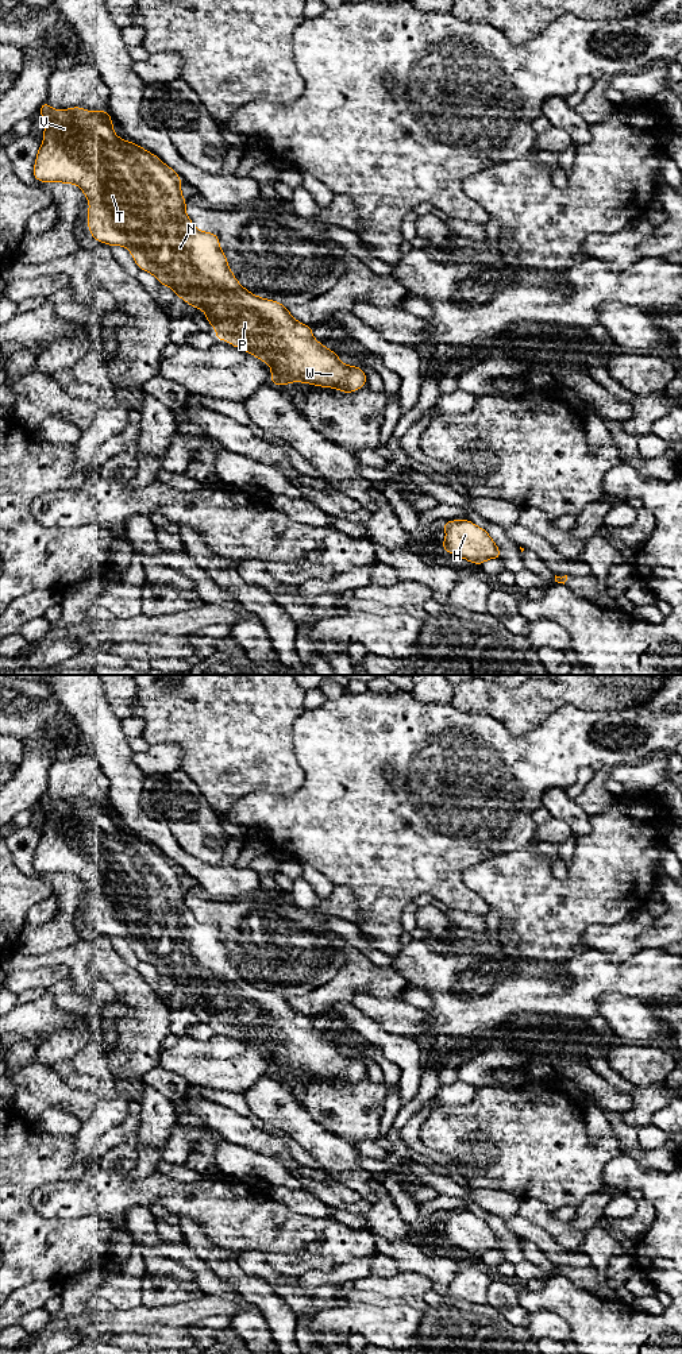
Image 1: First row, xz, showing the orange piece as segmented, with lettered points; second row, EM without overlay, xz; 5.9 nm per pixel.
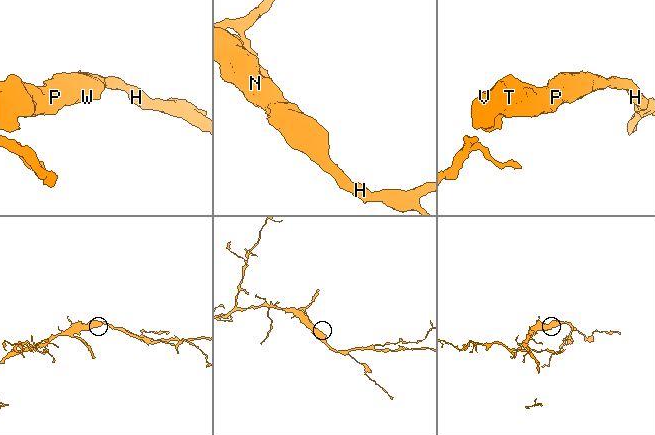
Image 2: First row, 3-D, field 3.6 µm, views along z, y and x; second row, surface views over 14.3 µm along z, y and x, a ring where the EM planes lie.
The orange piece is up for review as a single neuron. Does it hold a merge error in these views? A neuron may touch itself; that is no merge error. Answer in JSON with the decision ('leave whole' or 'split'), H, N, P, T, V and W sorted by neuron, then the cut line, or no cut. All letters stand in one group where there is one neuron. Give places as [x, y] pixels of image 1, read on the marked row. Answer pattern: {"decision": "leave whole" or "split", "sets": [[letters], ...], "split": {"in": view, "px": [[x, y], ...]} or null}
{"decision": "leave whole", "sets": [["H", "N", "P", "T", "V", "W"]], "split": null}

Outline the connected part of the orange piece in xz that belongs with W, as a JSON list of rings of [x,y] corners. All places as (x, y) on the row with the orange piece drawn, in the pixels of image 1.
[[[49,103],[38,111],[45,119],[45,131],[32,174],[36,181],[74,184],[84,192],[89,201],[88,229],[92,238],[107,246],[128,248],[140,270],[170,286],[176,296],[199,312],[204,309],[207,321],[216,329],[215,337],[267,363],[274,385],[301,382],[354,393],[367,383],[361,367],[344,364],[335,351],[313,337],[312,327],[289,313],[288,306],[258,297],[238,282],[220,248],[219,236],[197,229],[188,217],[180,175],[155,154],[119,138],[107,111],[81,107],[57,111]]]

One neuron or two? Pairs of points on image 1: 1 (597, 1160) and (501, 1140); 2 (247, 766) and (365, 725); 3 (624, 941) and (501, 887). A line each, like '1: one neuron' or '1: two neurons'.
1: one neuron
2: two neurons
3: two neurons

